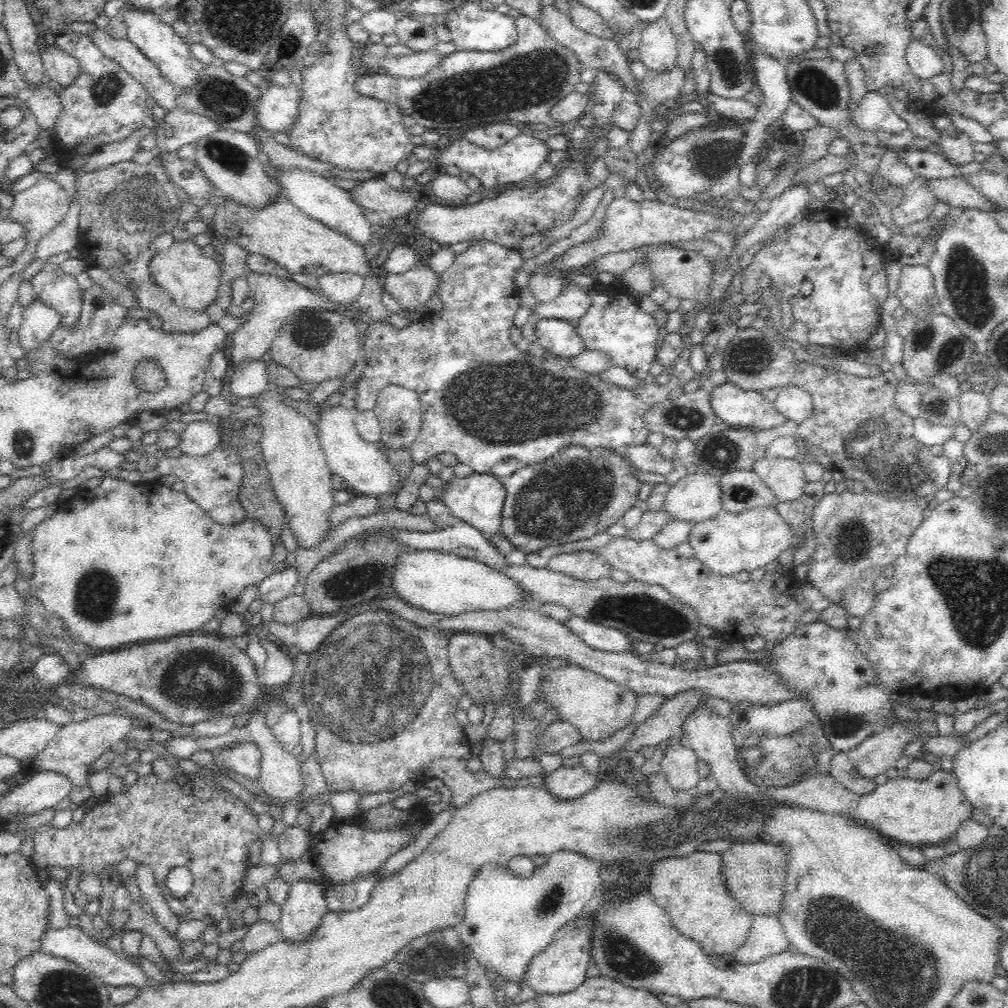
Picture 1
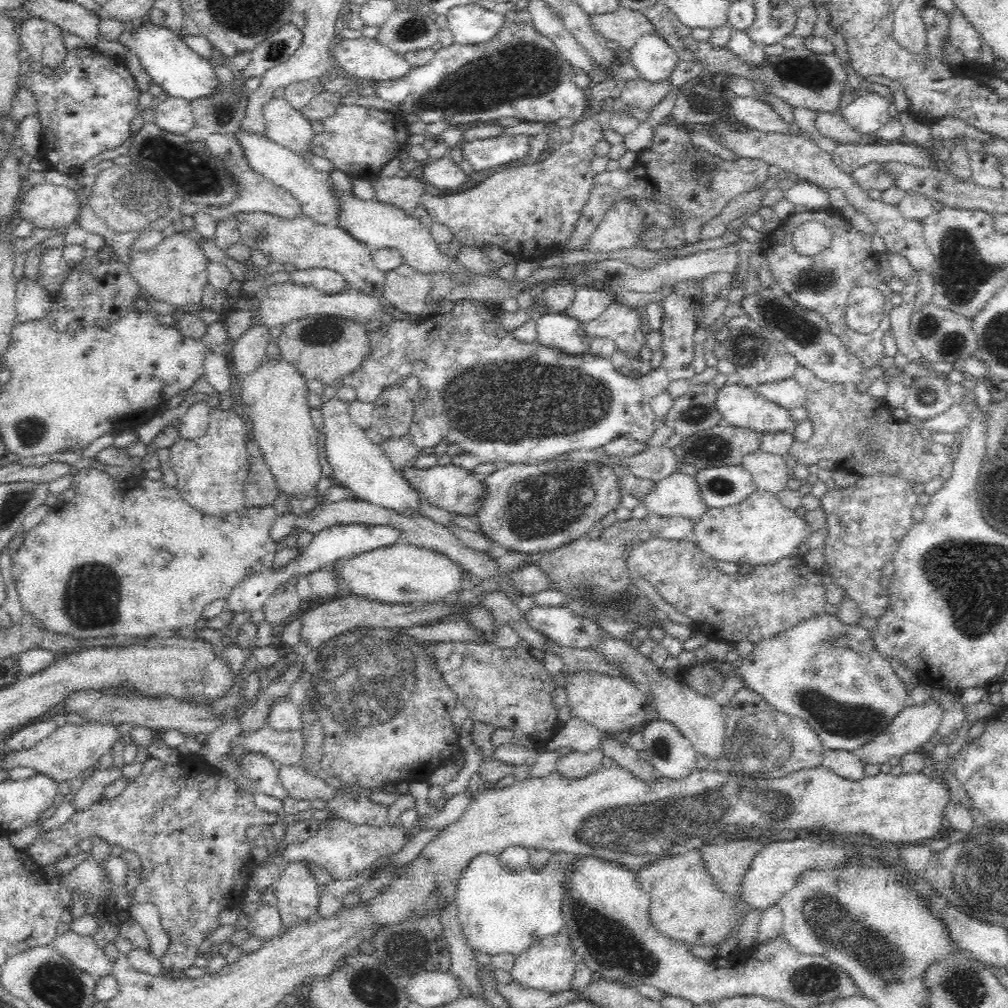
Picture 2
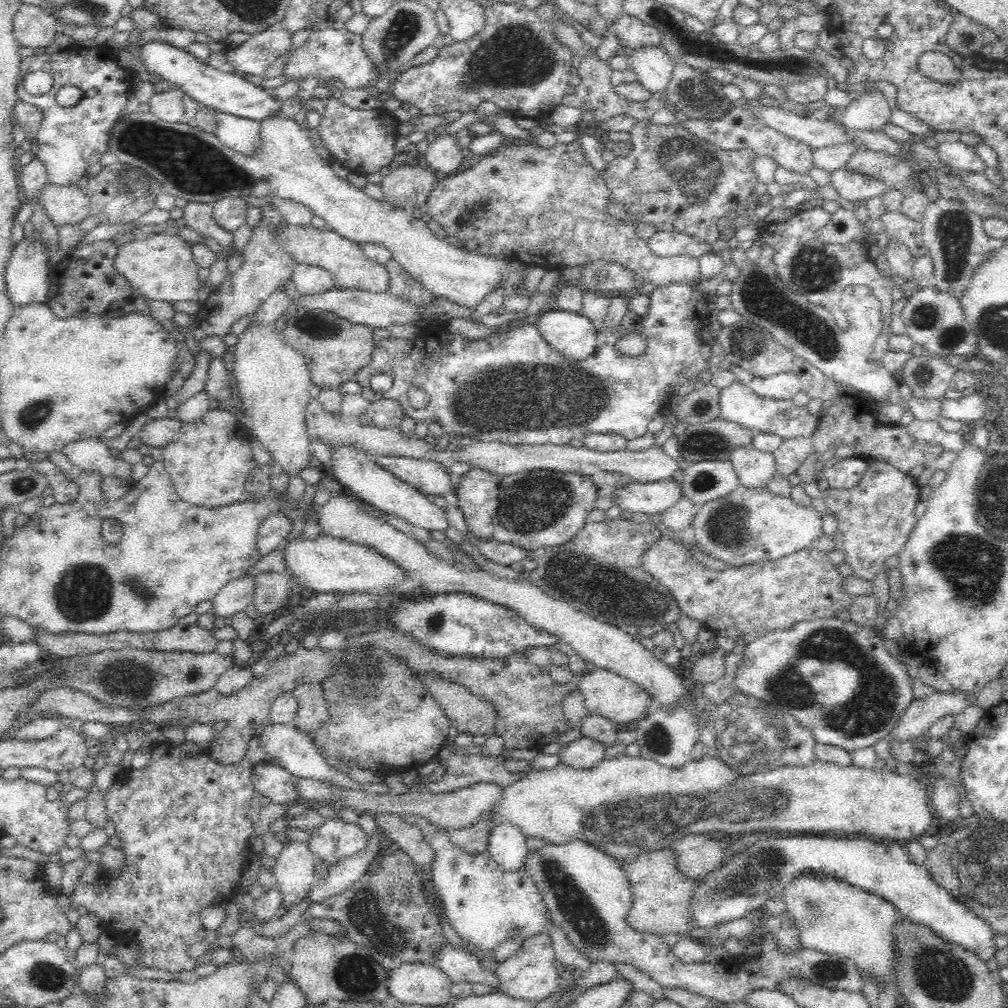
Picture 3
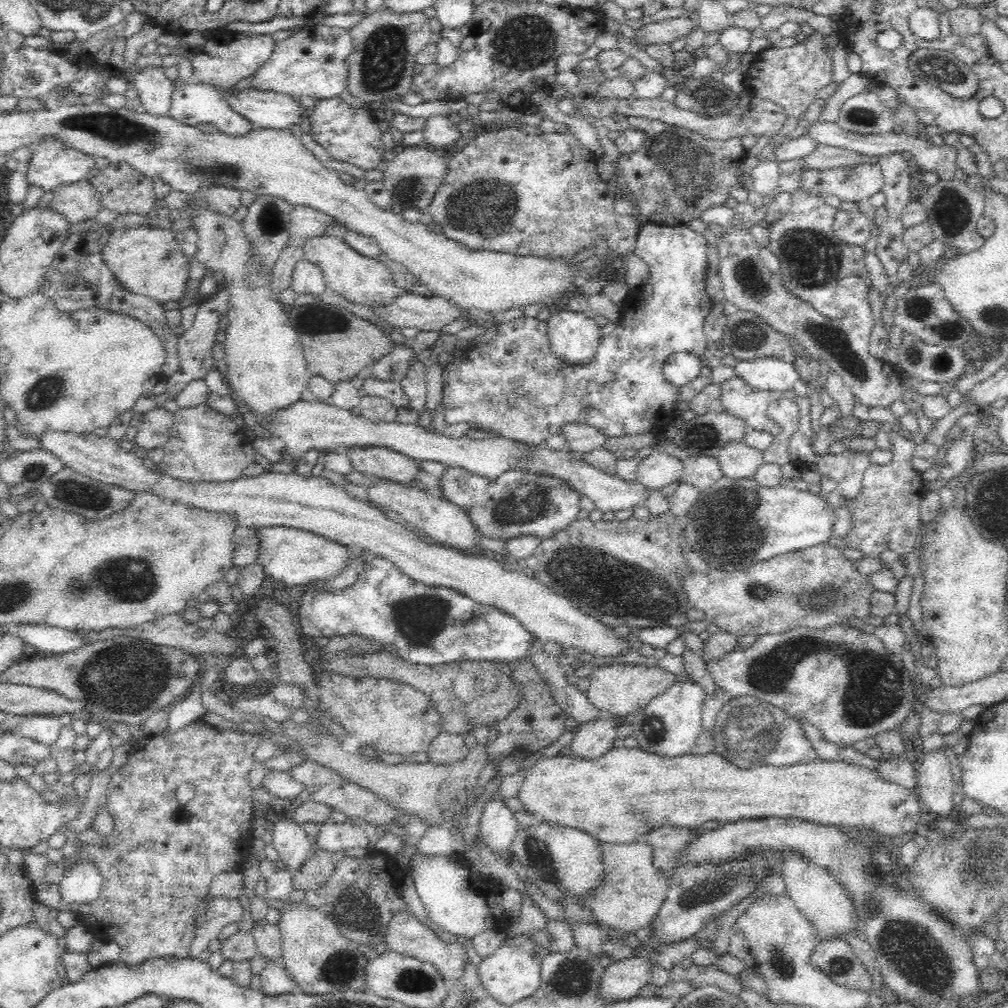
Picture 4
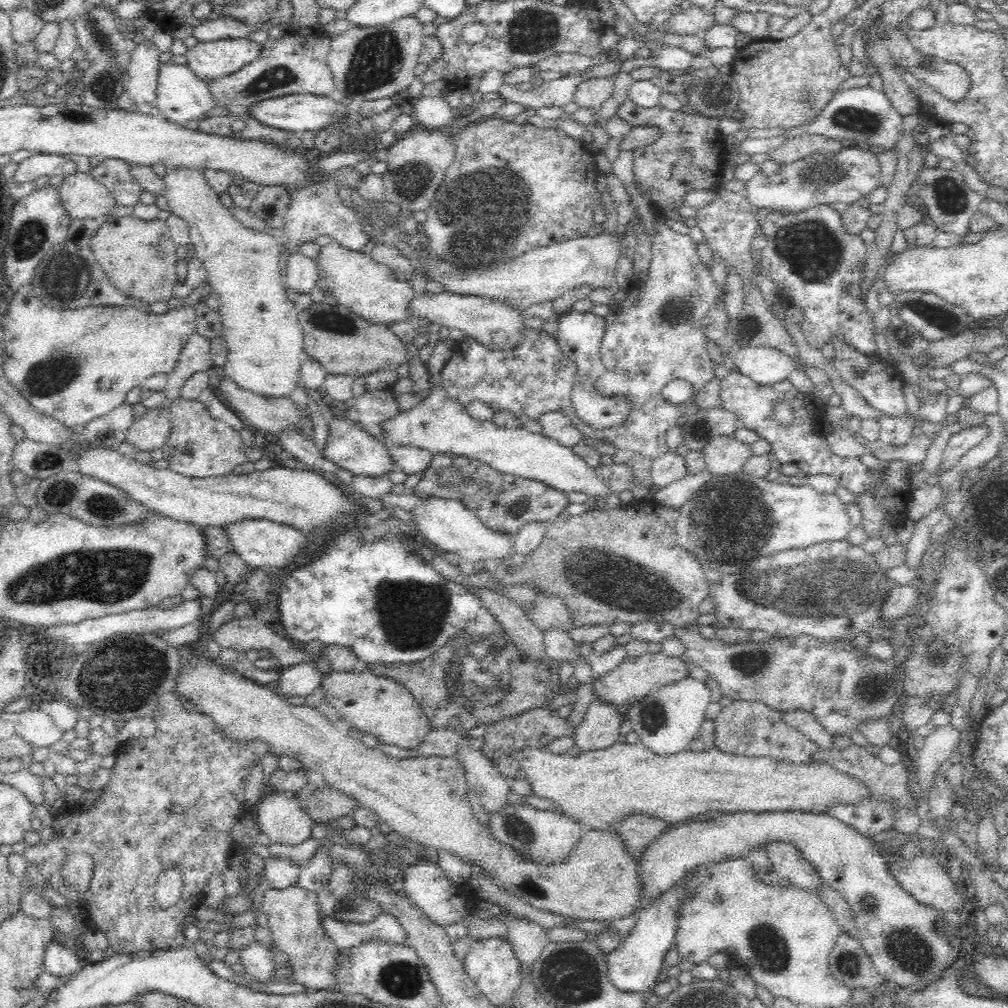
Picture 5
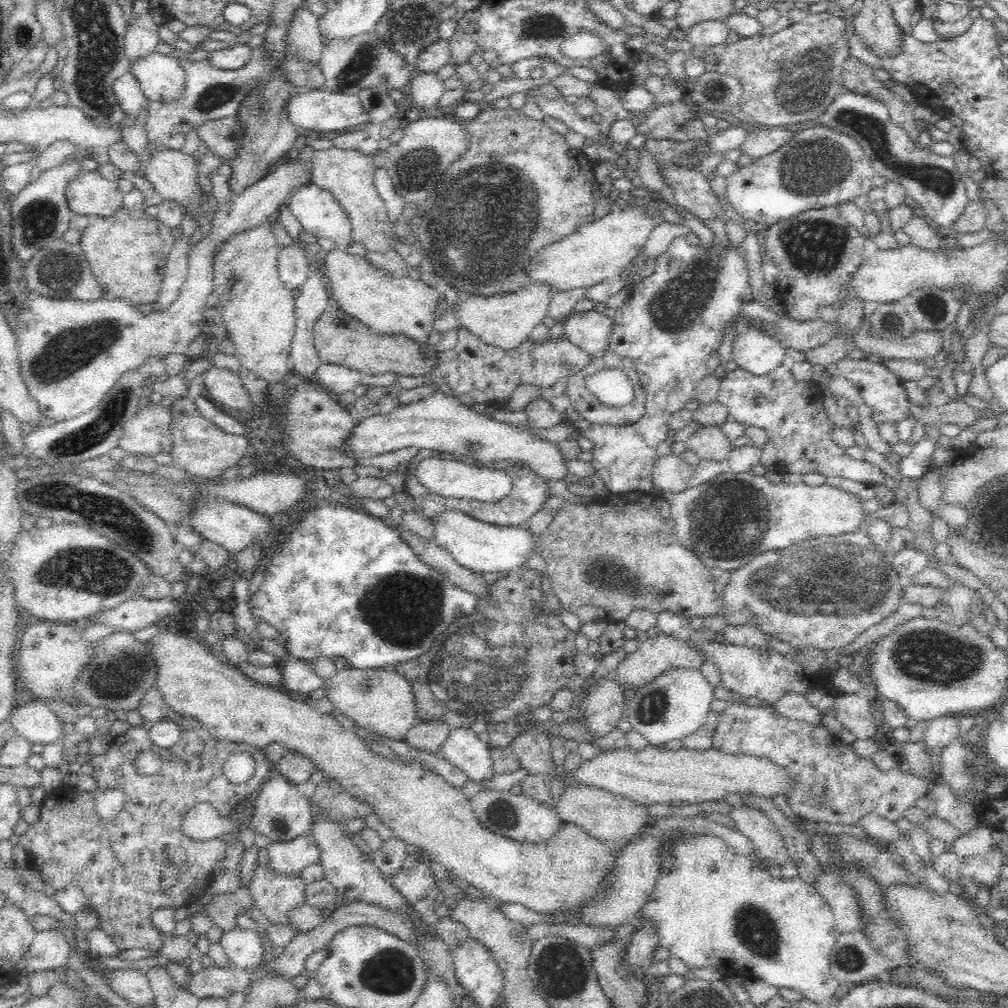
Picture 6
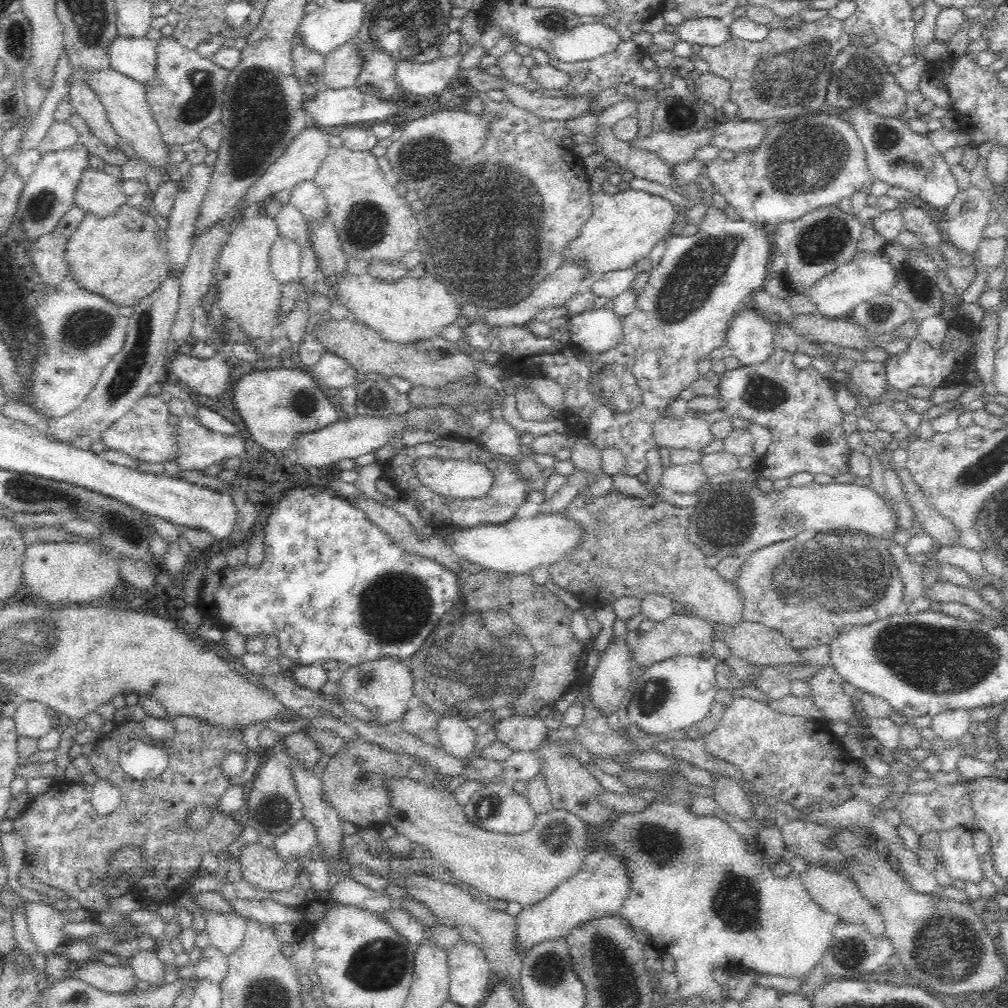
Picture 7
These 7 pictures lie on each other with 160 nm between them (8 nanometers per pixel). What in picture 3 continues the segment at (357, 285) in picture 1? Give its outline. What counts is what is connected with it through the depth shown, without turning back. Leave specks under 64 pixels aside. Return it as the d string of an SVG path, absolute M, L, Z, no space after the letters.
M295 264L291 280L296 286L296 296L316 295L335 289L330 273L306 264Z

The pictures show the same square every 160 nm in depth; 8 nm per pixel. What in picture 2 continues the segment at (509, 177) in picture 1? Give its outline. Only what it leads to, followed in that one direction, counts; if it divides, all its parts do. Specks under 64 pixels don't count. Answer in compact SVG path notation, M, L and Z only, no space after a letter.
M525 134L474 139L462 145L462 156L476 172L494 170L514 161L528 161L529 136Z

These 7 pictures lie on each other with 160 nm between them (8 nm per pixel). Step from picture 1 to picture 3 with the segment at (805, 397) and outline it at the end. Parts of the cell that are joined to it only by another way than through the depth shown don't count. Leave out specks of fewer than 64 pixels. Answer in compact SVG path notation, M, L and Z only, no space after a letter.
M734 366L738 381L748 385L756 394L773 399L792 399L801 390L801 381L790 372L780 372L770 376L753 376L740 366Z

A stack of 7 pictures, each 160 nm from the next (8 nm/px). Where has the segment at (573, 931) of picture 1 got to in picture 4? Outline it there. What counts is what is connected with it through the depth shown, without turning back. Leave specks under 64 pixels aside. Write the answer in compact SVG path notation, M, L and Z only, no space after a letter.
M514 935L503 940L501 946L490 956L480 957L477 966L477 980L484 991L498 1002L510 1007L518 1001L528 998L538 990L542 958L536 958L533 952L537 943L530 935Z

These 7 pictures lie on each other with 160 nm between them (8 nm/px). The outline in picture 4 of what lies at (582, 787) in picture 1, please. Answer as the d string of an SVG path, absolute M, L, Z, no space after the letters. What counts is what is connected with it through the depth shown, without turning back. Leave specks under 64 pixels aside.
M601 714L596 720L580 725L569 746L572 756L590 760L612 750L618 727L614 719L610 714Z

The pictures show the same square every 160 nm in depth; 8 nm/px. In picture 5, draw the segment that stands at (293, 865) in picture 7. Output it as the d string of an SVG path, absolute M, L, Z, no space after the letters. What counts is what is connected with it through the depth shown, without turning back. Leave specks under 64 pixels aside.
M296 884L281 889L270 886L262 894L261 908L268 917L267 926L272 932L270 939L277 951L285 952L290 960L294 982L311 991L329 990L333 985L331 968L339 949L320 926L322 914L318 910L317 893Z

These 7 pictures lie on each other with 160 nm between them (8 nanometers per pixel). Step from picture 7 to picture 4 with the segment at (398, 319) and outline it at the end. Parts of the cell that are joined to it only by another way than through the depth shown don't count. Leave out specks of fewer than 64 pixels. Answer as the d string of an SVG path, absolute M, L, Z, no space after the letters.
M323 235L307 241L303 250L305 259L320 268L324 276L327 289L336 292L343 299L344 304L361 311L368 306L369 309L388 307L392 305L404 291L395 284L392 273L375 258L368 258L346 245L340 236Z

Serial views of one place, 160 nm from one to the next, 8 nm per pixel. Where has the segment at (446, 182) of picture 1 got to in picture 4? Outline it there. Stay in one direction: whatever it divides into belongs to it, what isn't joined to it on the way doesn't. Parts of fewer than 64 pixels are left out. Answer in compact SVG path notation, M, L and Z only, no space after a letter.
M444 114L428 116L424 121L423 133L424 143L444 151L456 146L458 140L462 140L462 134L456 124L450 121L450 116Z

